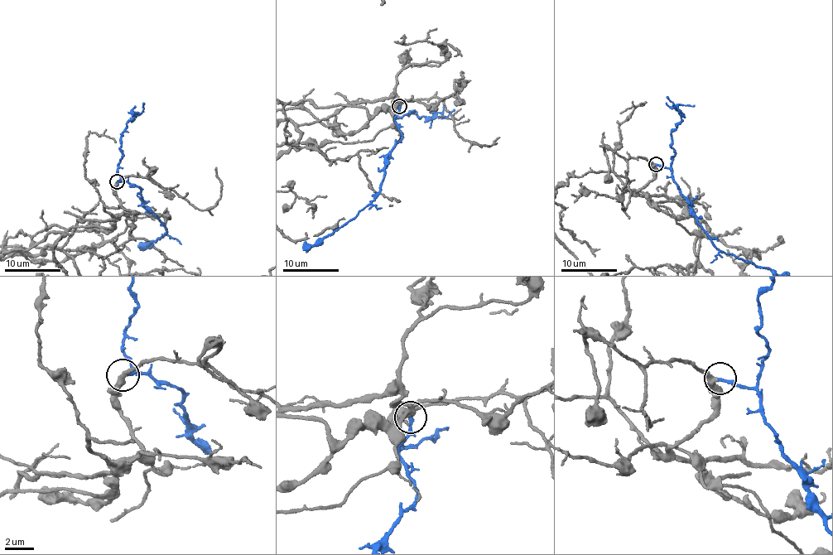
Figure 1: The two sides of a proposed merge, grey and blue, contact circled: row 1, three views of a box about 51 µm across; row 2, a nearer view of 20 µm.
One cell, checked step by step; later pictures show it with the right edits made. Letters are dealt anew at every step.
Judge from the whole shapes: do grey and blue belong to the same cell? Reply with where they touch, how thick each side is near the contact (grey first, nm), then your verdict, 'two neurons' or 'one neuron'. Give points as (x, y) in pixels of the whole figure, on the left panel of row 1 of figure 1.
at (117, 181); 360 nm thick on the grey side, 220 nm on the other; one neuron

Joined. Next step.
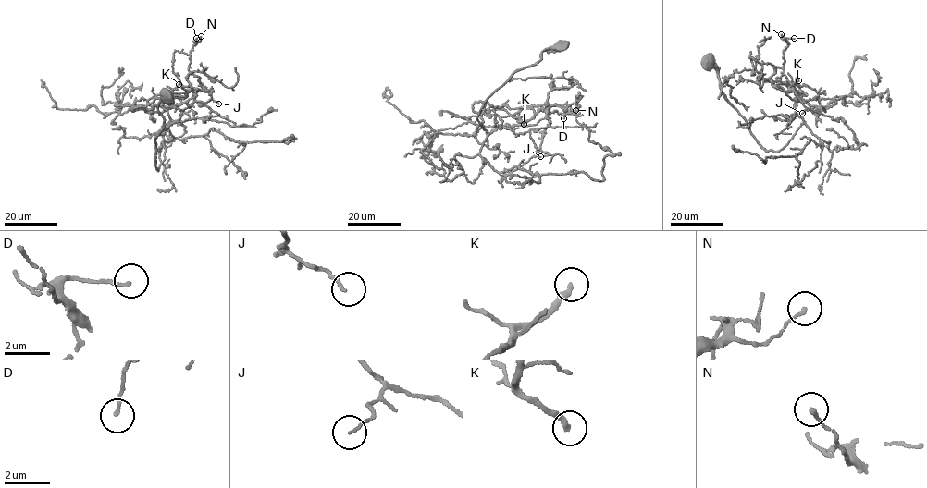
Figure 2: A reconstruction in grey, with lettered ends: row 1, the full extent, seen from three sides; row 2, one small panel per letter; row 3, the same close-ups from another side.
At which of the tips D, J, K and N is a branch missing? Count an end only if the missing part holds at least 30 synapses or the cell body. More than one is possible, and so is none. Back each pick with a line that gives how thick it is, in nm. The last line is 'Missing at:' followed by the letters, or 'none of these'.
K: 240 nm thick
Missing at: K

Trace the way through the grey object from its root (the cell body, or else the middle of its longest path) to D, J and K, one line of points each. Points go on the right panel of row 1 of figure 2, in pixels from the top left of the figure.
D: (707, 61), (756, 140), (776, 152), (803, 121), (793, 89), (768, 79), (794, 38)
J: (707, 61), (767, 150), (781, 150), (803, 121), (793, 89), (768, 79), (776, 67), (802, 113)
K: (707, 61), (717, 72), (724, 99), (767, 150), (781, 150), (803, 123), (789, 83), (798, 80)

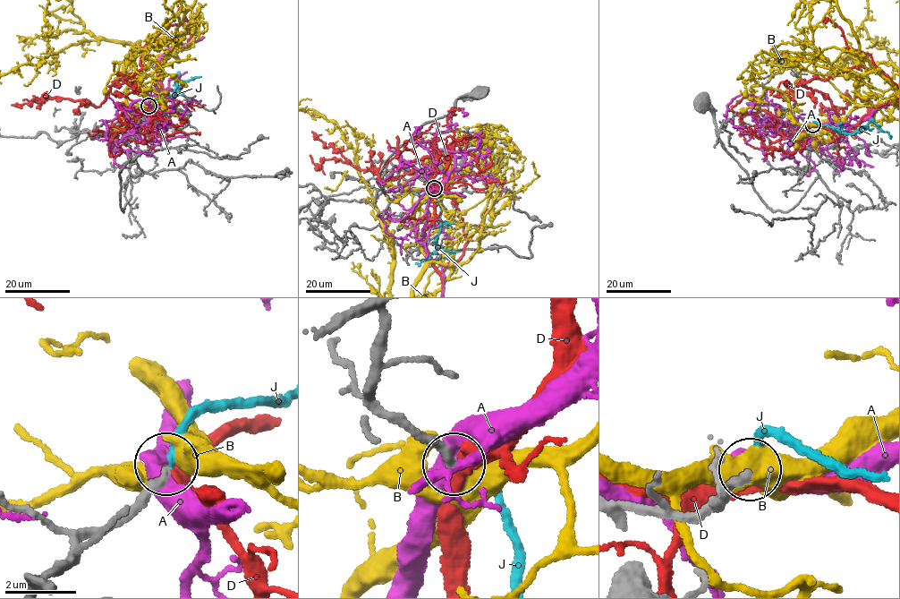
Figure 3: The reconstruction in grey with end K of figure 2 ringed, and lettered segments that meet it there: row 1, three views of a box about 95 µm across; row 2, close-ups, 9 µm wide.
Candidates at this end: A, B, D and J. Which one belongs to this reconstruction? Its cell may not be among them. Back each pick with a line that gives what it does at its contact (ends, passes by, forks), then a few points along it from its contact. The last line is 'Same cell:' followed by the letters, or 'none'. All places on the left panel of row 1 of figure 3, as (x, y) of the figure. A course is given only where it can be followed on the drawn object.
J: it ends there
Same cell: J

